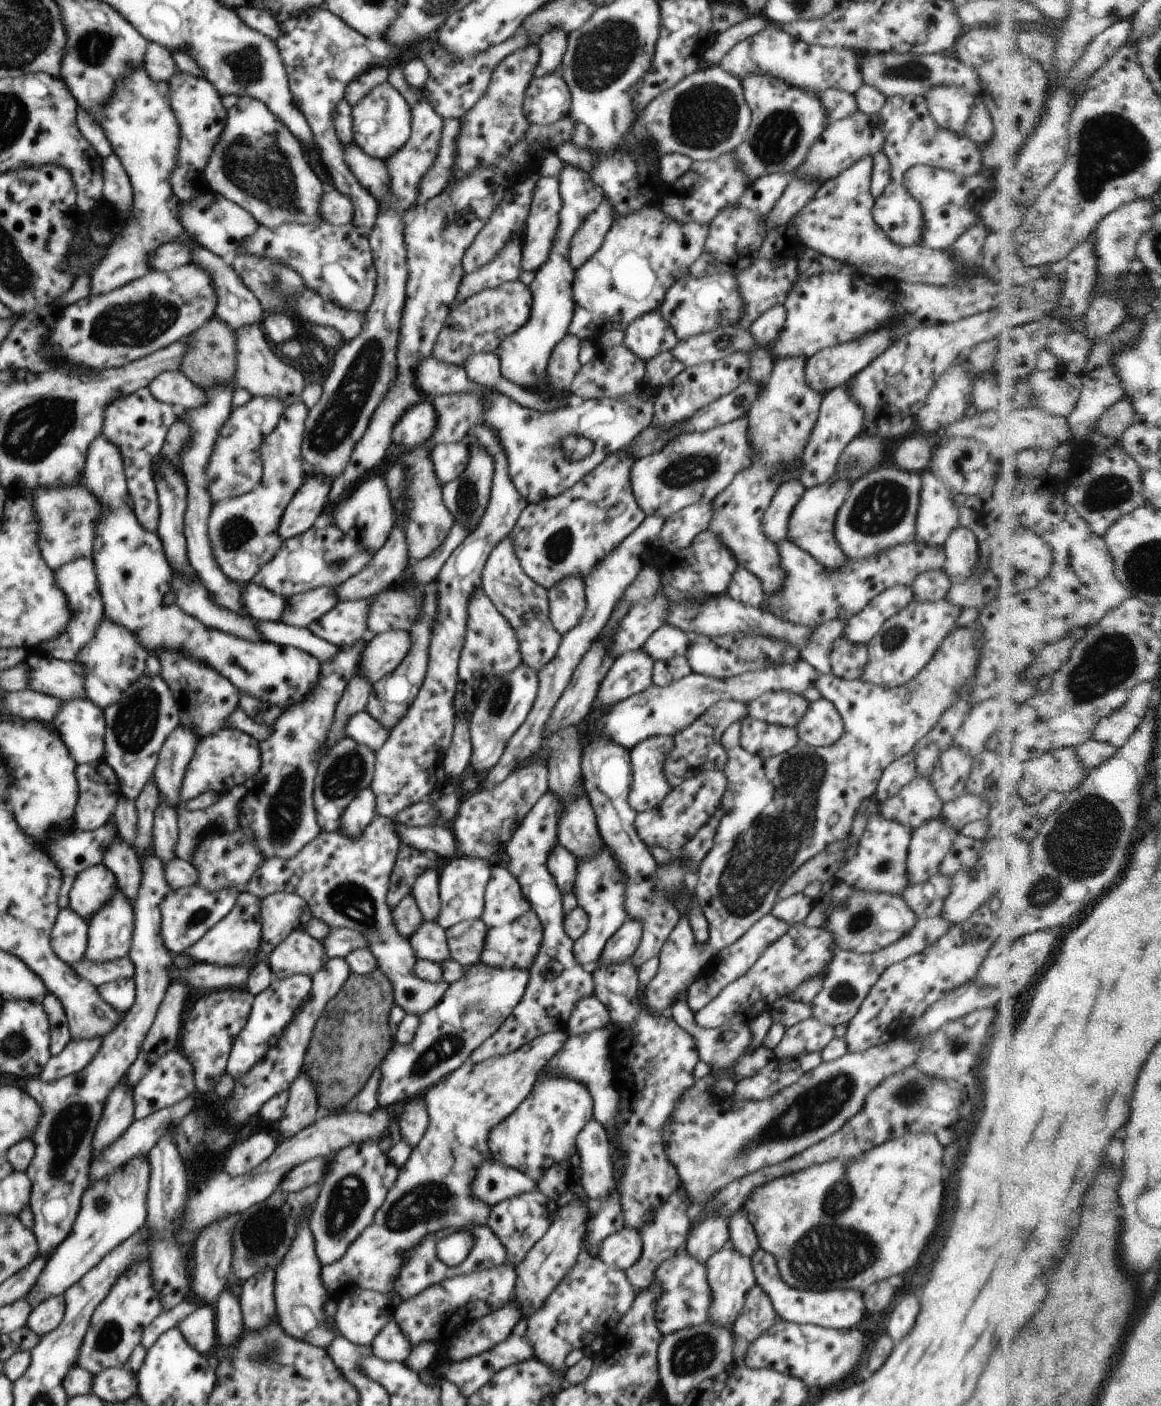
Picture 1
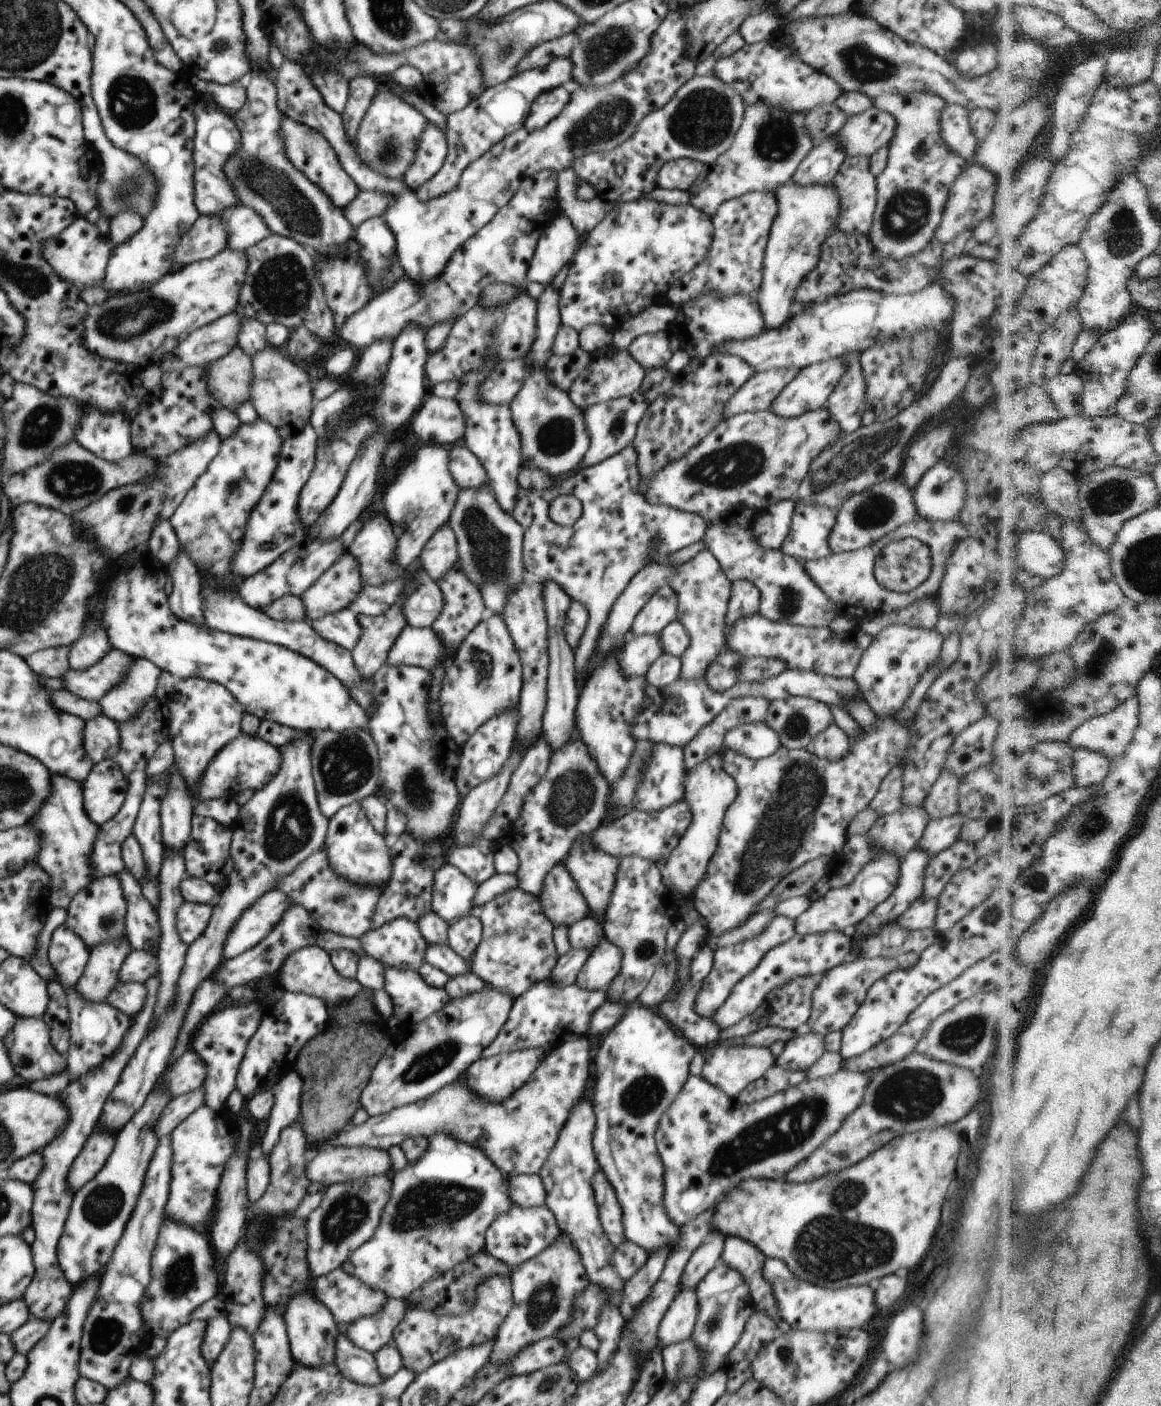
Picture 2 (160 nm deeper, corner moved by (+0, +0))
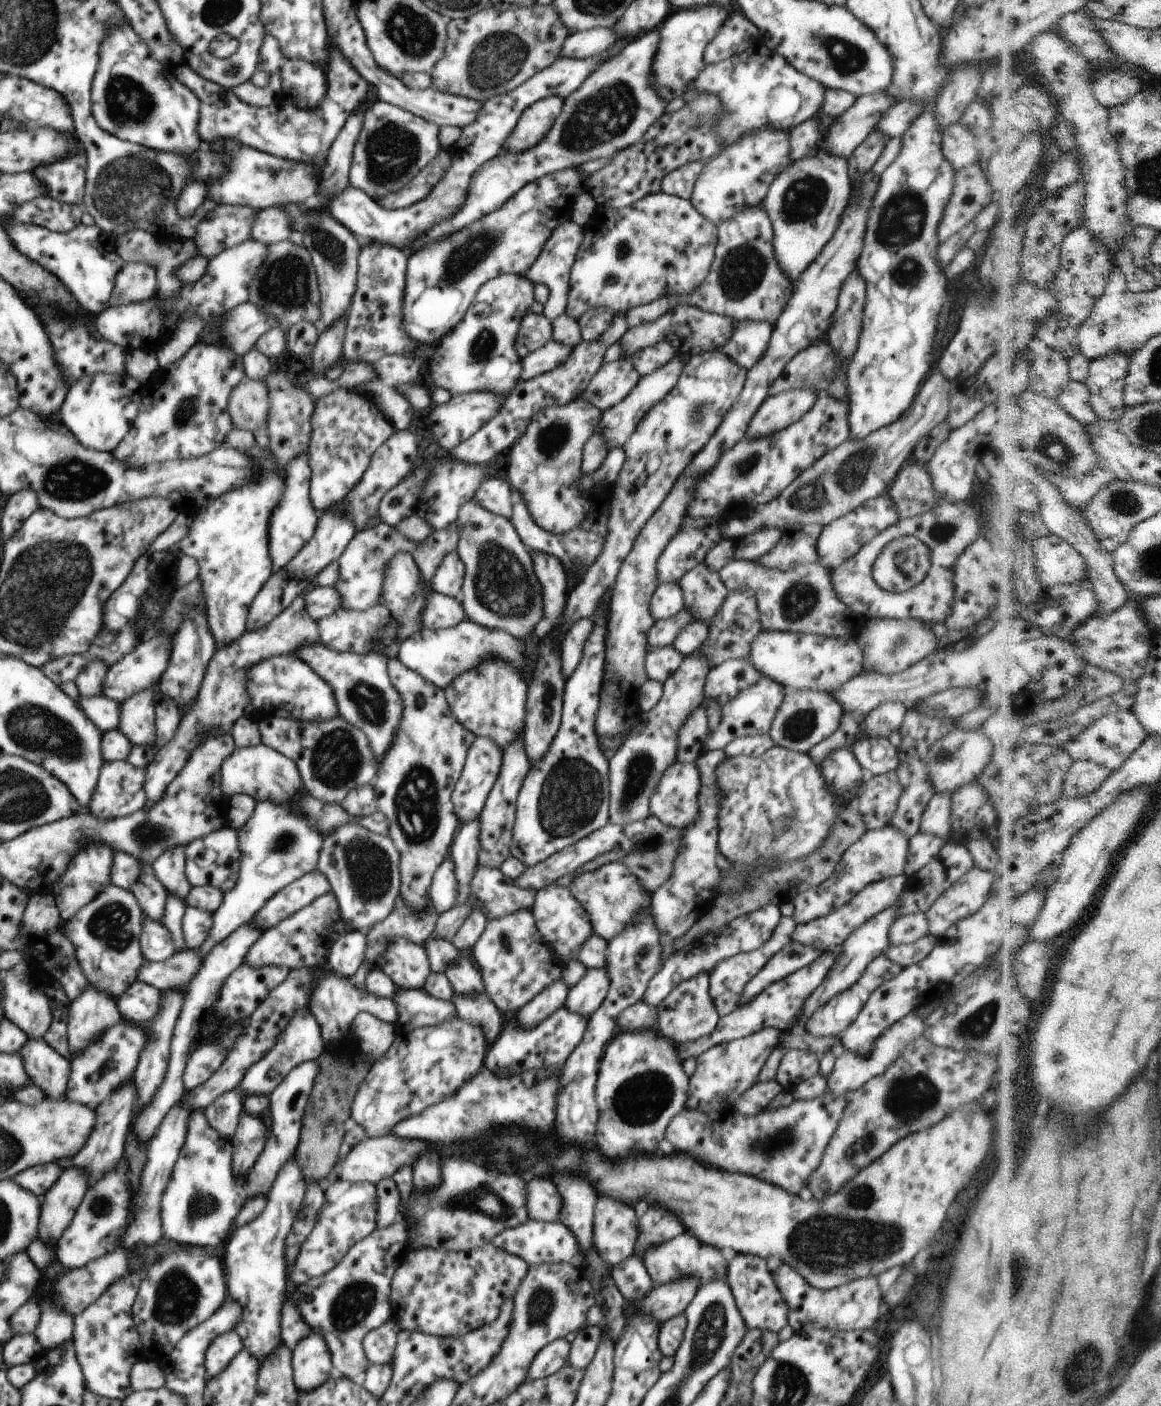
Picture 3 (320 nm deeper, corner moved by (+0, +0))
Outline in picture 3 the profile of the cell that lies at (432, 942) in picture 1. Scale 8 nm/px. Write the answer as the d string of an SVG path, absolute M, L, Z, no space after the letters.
M457 958L449 965L444 974L452 985L457 997L476 997L485 994L485 986L481 972L468 958Z

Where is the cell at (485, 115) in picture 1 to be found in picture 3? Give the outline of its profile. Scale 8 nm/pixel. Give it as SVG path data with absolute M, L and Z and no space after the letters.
M596 27L579 33L570 33L564 41L558 57L586 58L618 45L619 36L614 27Z

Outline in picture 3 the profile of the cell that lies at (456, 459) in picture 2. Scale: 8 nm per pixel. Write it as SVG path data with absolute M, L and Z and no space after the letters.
M490 477L481 482L479 489L476 491L474 501L478 502L488 512L510 520L513 513L513 491L506 480Z

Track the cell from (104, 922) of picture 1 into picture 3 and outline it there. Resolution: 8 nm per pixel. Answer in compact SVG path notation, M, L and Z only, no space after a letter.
M87 985L86 990L73 1002L69 1008L69 1019L67 1024L68 1034L68 1044L69 1044L69 1054L72 1060L72 1057L78 1057L79 1054L82 1054L85 1049L87 1049L92 1043L95 1043L97 1039L101 1037L109 1028L116 1026L124 1020L119 1013L118 1007L114 999L101 993L100 991L94 990L92 986Z

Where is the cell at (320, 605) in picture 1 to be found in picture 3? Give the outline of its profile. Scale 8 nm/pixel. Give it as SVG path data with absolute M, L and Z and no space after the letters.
M380 521L377 525L356 532L346 550L338 558L340 577L335 586L340 593L344 609L365 611L383 602L383 584L389 561L396 554L408 553L413 556L418 542L406 538L396 527Z

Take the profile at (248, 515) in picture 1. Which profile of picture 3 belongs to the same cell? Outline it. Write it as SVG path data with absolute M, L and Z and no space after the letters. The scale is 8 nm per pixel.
M308 452L300 455L288 463L284 468L285 491L280 502L271 514L269 525L269 553L273 562L273 570L278 571L284 568L302 547L314 536L319 521L318 512L309 495L309 484L311 479L311 468L309 465Z

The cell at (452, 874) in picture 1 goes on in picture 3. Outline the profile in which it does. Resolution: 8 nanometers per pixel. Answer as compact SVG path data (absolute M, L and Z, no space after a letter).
M445 858L433 874L429 888L435 912L440 914L454 907L457 894L455 866L452 859Z

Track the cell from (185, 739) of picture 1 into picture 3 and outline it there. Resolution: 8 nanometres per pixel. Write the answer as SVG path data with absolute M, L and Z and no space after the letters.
M177 846L170 849L159 856L151 866L167 894L185 902L189 890L193 887L185 875L185 848Z

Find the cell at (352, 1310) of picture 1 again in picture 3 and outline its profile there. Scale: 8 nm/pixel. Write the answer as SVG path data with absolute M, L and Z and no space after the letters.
M390 1318L381 1327L366 1334L363 1340L363 1347L370 1365L391 1364L399 1331L397 1320Z

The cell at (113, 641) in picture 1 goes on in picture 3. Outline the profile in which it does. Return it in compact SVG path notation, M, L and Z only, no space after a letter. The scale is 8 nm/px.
M148 689L127 698L121 704L119 730L126 735L133 745L156 747L156 725L154 690Z

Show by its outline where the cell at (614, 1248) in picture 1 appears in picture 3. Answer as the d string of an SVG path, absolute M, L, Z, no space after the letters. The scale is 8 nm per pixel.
M632 1255L623 1263L610 1268L609 1274L628 1304L645 1297L654 1287L643 1260L642 1257Z

